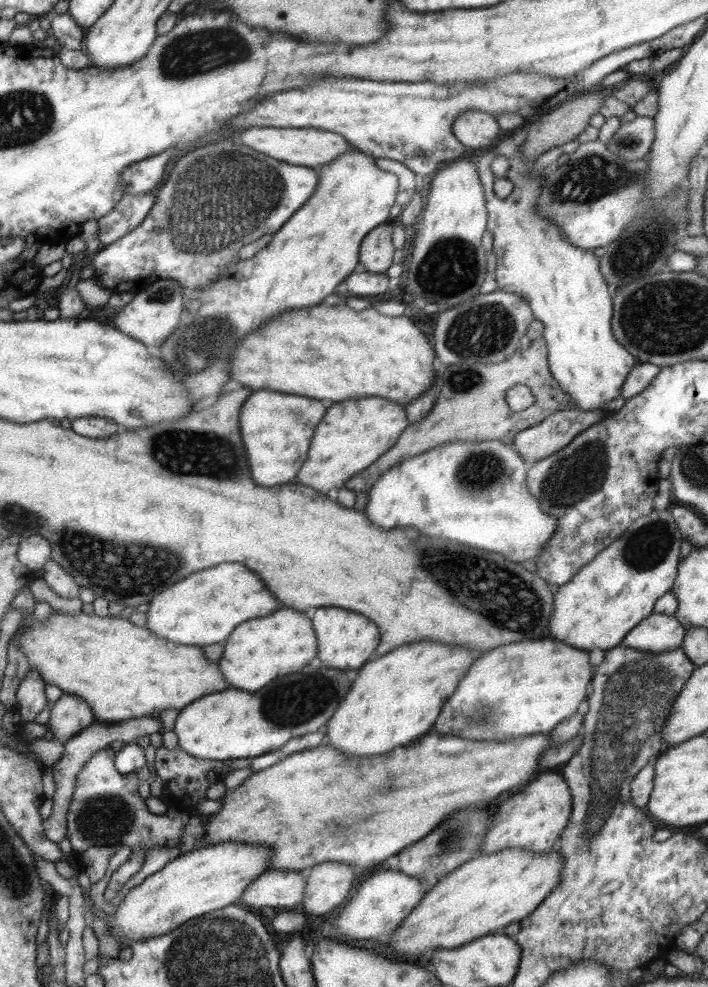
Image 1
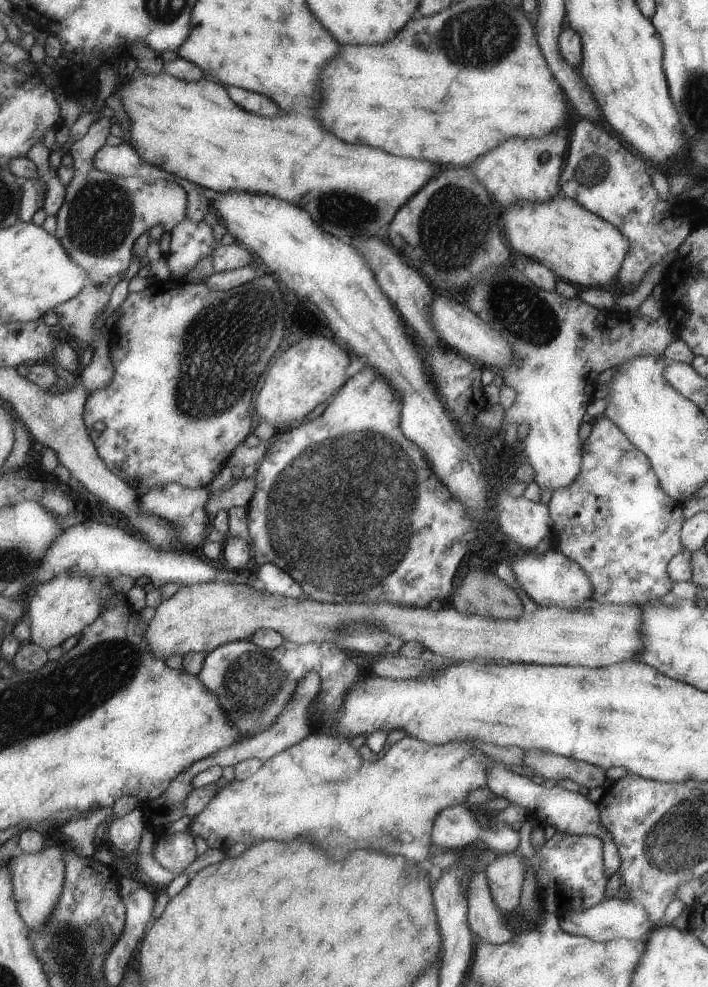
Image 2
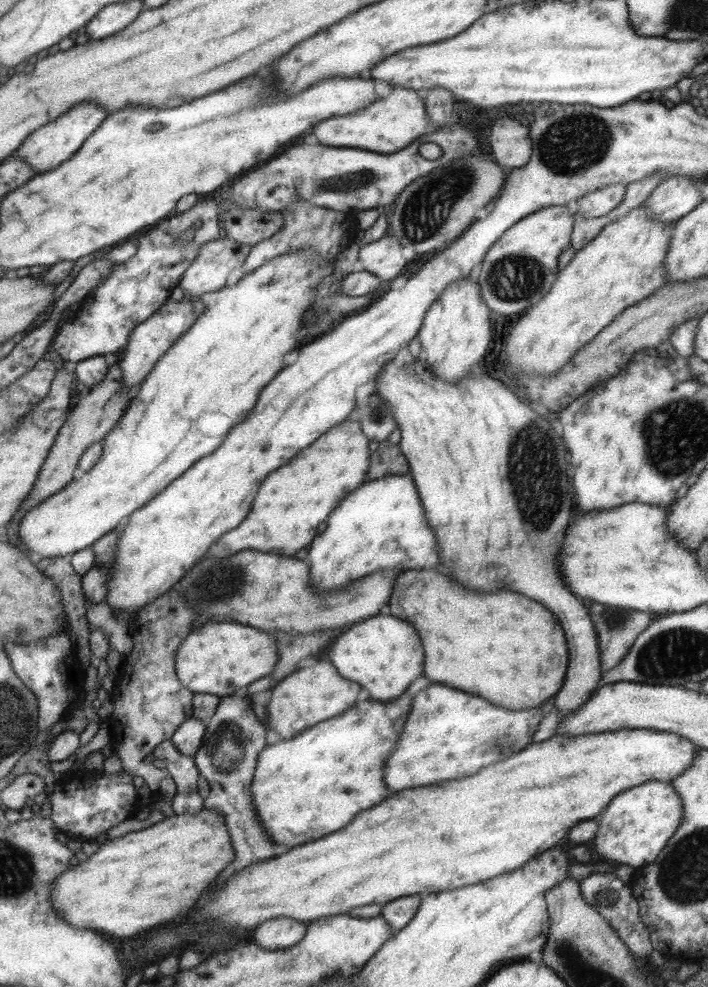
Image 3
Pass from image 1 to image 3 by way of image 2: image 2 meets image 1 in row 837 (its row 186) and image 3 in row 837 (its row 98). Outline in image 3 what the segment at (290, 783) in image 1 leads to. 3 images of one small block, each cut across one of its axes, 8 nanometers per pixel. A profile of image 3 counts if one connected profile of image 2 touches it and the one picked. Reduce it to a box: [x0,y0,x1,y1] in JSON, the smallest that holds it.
[50,807,233,938]

